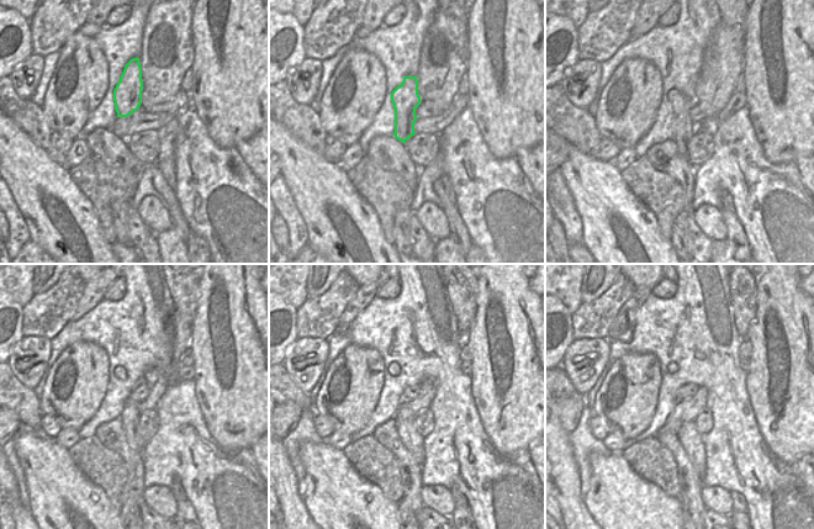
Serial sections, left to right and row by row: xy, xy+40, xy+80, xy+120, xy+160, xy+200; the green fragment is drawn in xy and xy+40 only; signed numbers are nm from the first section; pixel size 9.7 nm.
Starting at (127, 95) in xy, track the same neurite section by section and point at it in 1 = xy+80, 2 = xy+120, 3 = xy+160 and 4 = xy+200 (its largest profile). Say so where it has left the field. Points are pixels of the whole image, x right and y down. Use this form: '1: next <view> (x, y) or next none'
1: next xy+80 (685, 130)
2: next xy+120 (130, 417)
3: next xy+160 (406, 427)
4: next xy+200 (690, 439)

